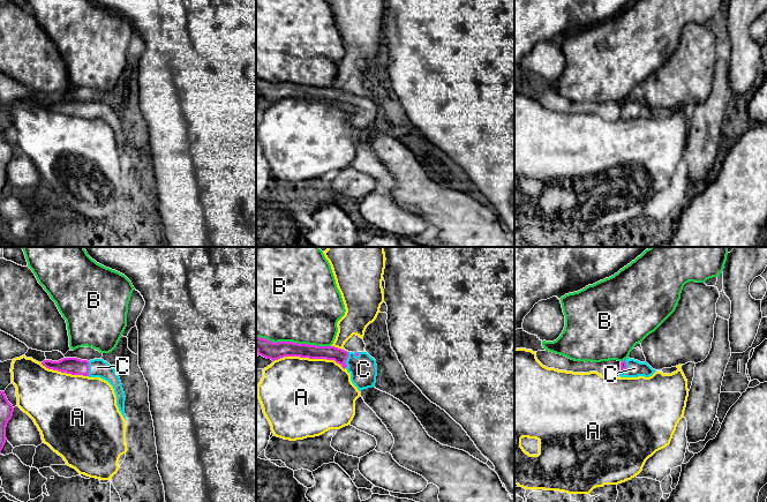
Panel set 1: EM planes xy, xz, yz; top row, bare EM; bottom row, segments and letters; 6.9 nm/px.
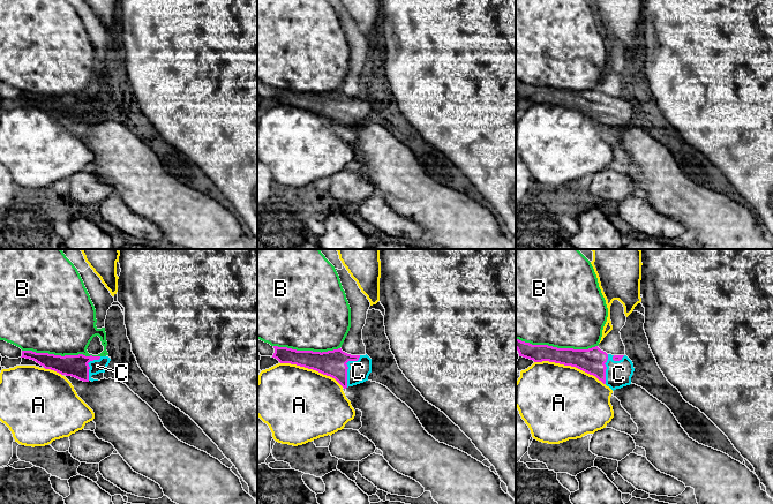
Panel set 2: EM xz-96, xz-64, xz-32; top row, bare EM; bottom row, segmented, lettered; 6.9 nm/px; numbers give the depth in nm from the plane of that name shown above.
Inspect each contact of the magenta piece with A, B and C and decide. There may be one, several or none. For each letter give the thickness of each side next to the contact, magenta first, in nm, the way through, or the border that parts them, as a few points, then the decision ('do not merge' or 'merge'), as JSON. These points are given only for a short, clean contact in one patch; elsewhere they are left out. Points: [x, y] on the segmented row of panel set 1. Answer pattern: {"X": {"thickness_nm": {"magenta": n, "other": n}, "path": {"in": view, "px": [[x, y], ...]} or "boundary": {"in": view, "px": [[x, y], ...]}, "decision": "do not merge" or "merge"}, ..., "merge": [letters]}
{"A": {"thickness_nm": {"magenta": 120, "other": 500}, "decision": "do not merge"}, "B": {"thickness_nm": {"magenta": 120, "other": 500}, "decision": "do not merge"}, "C": {"thickness_nm": {"magenta": 100, "other": 190}, "path": {"in": "xz", "px": [[339, 356], [346, 359], [358, 364], [363, 369]]}, "decision": "merge"}, "merge": ["C"]}

